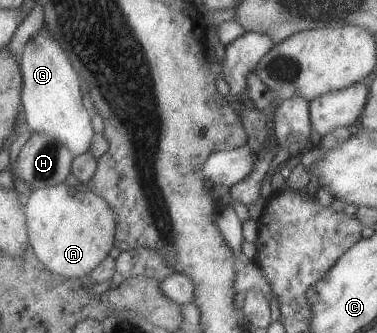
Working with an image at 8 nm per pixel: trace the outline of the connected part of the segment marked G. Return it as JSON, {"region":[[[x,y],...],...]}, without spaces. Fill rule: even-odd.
{"region":[[[45,25],[26,41],[18,61],[22,77],[20,105],[24,127],[30,133],[44,133],[57,144],[64,145],[73,158],[90,150],[95,133],[91,126],[92,113],[82,104],[81,81]]]}

